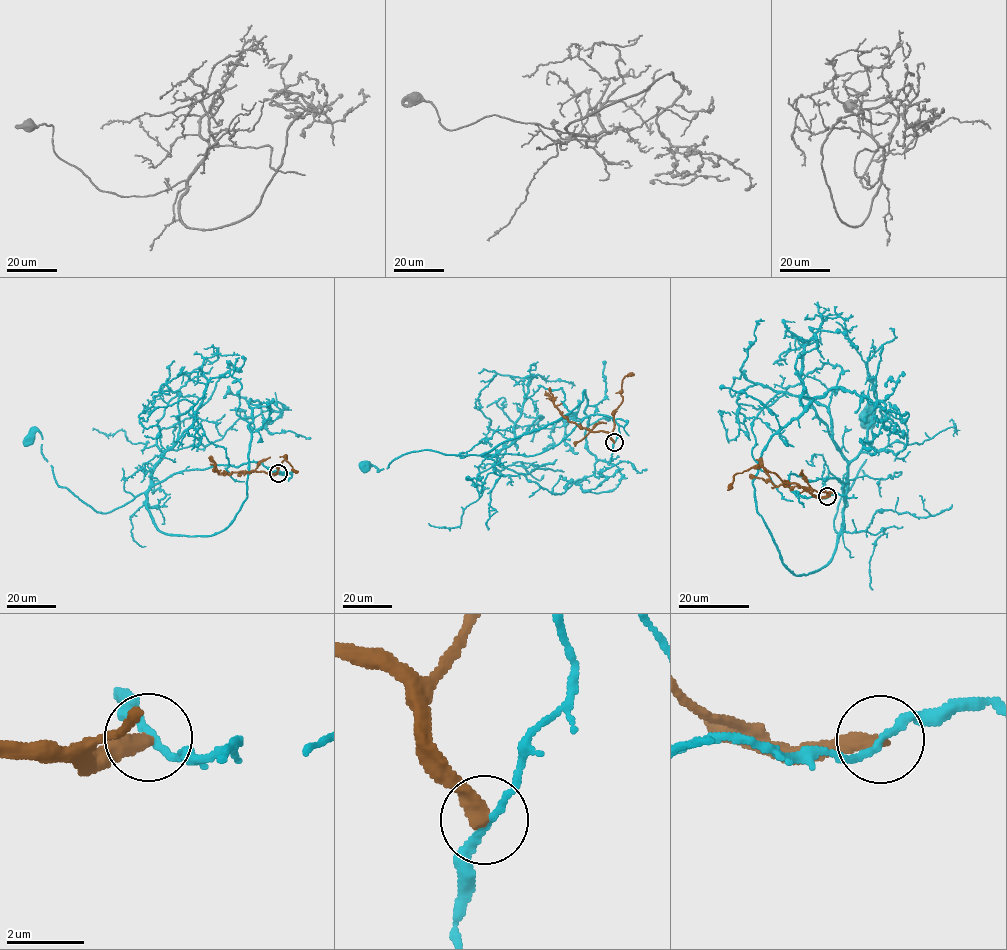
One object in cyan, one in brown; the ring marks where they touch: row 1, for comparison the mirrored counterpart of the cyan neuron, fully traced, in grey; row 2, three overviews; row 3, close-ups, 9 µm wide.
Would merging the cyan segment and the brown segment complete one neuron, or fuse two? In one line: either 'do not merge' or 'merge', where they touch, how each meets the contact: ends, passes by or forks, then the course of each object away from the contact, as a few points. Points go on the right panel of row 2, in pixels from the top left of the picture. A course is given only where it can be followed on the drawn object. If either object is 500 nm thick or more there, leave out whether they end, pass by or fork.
do not merge | (827, 496) | cyan passes by | brown ends | cyan via (827, 496), (793, 491), (790, 474), (847, 482), (839, 533), (837, 506), (873, 441), (866, 408), (865, 418) | brown via (827, 496), (814, 495), (812, 489), (808, 488), (775, 486), (756, 459)

